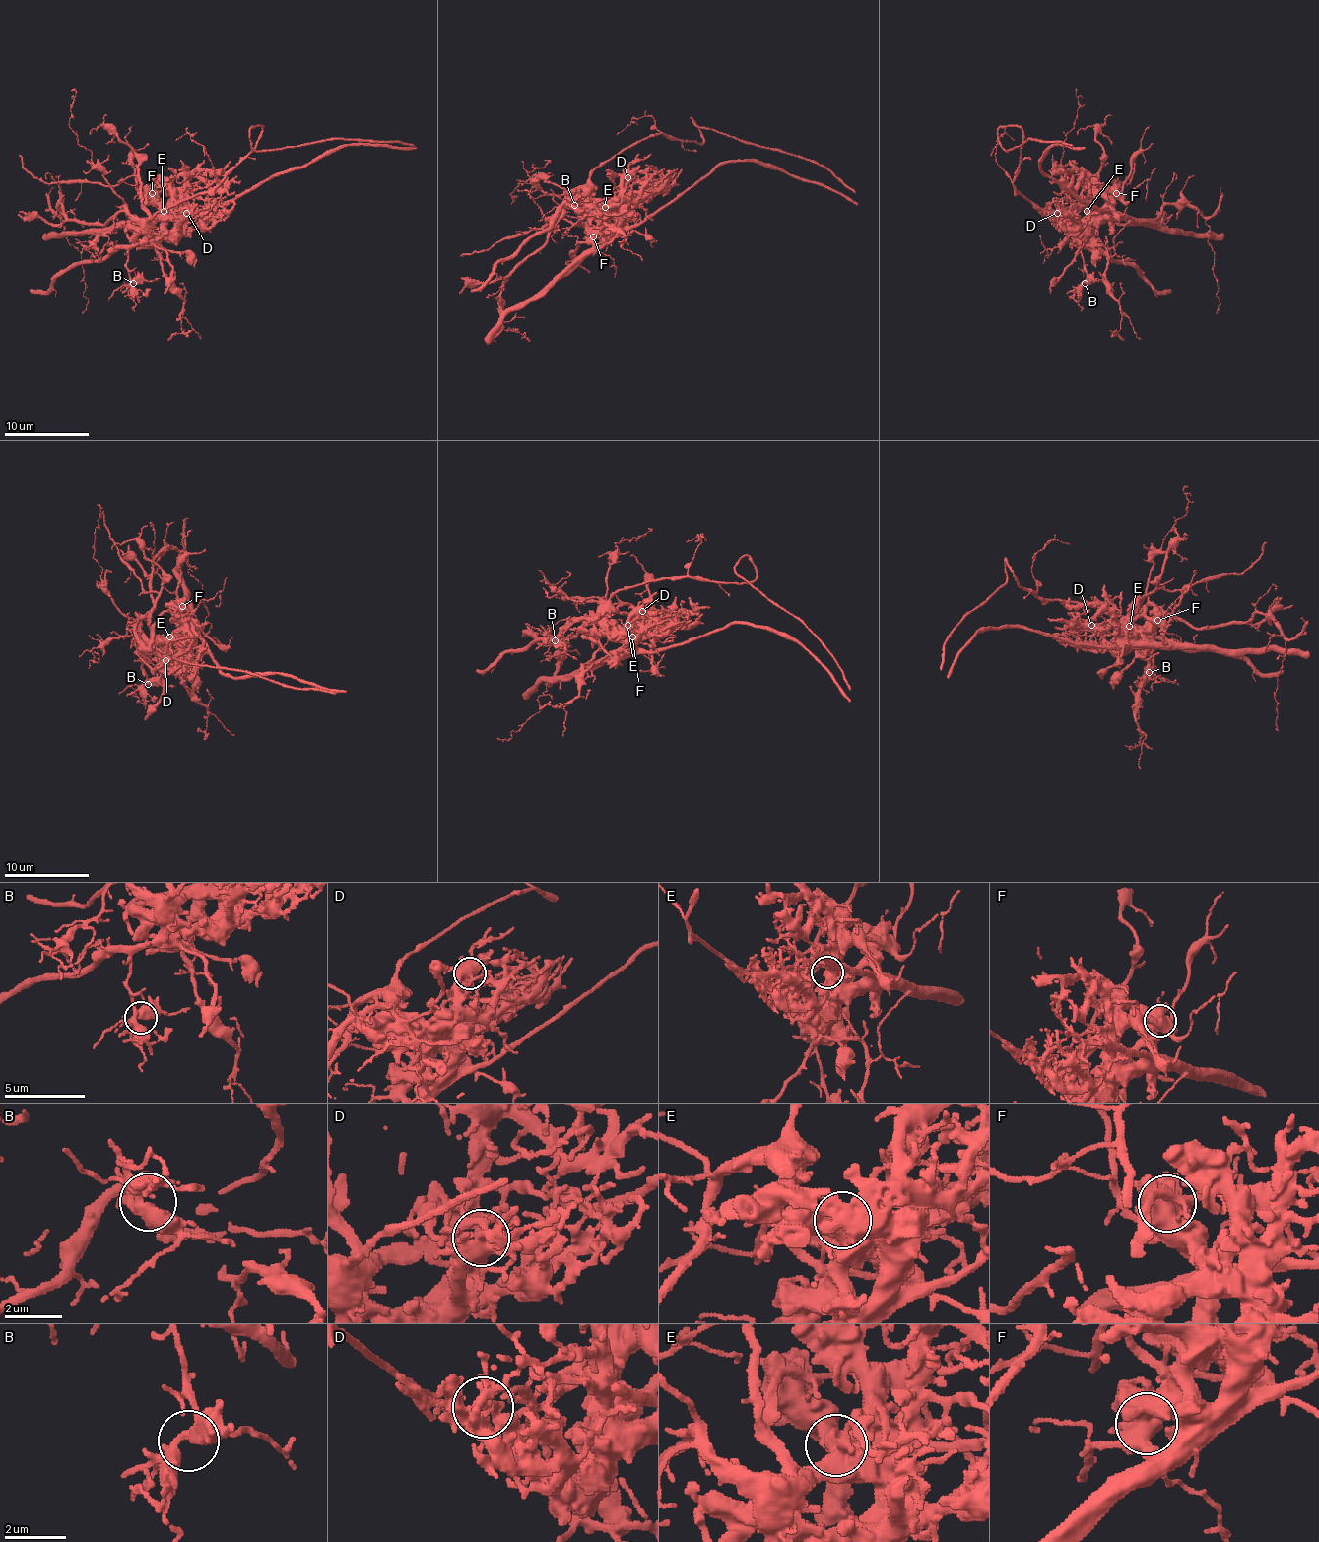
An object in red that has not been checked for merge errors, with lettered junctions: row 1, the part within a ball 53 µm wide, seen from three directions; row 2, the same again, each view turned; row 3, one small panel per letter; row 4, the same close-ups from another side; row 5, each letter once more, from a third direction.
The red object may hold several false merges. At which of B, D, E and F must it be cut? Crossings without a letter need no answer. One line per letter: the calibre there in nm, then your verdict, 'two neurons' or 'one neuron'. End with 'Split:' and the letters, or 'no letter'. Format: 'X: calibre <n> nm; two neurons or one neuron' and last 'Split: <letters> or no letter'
B: calibre 380 nm; one neuron
D: calibre 340 nm; one neuron
E: calibre 360 nm; one neuron
F: calibre 700 nm; two neurons
Split: F

